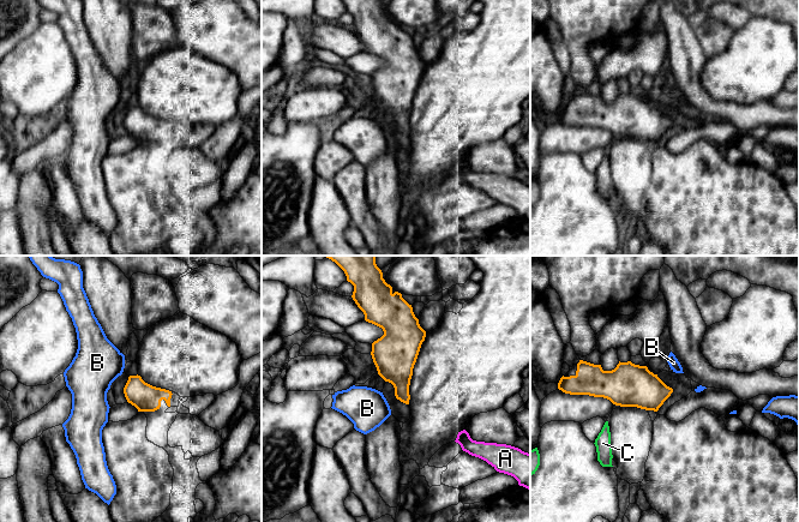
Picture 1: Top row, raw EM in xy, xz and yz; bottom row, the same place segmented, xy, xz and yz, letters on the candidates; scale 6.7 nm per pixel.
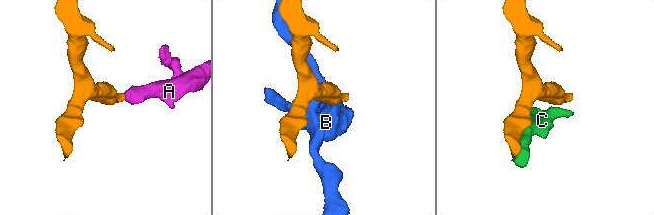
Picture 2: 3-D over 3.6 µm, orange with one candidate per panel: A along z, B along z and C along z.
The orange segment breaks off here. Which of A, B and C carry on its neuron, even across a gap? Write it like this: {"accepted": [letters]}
{"accepted": ["A"]}

